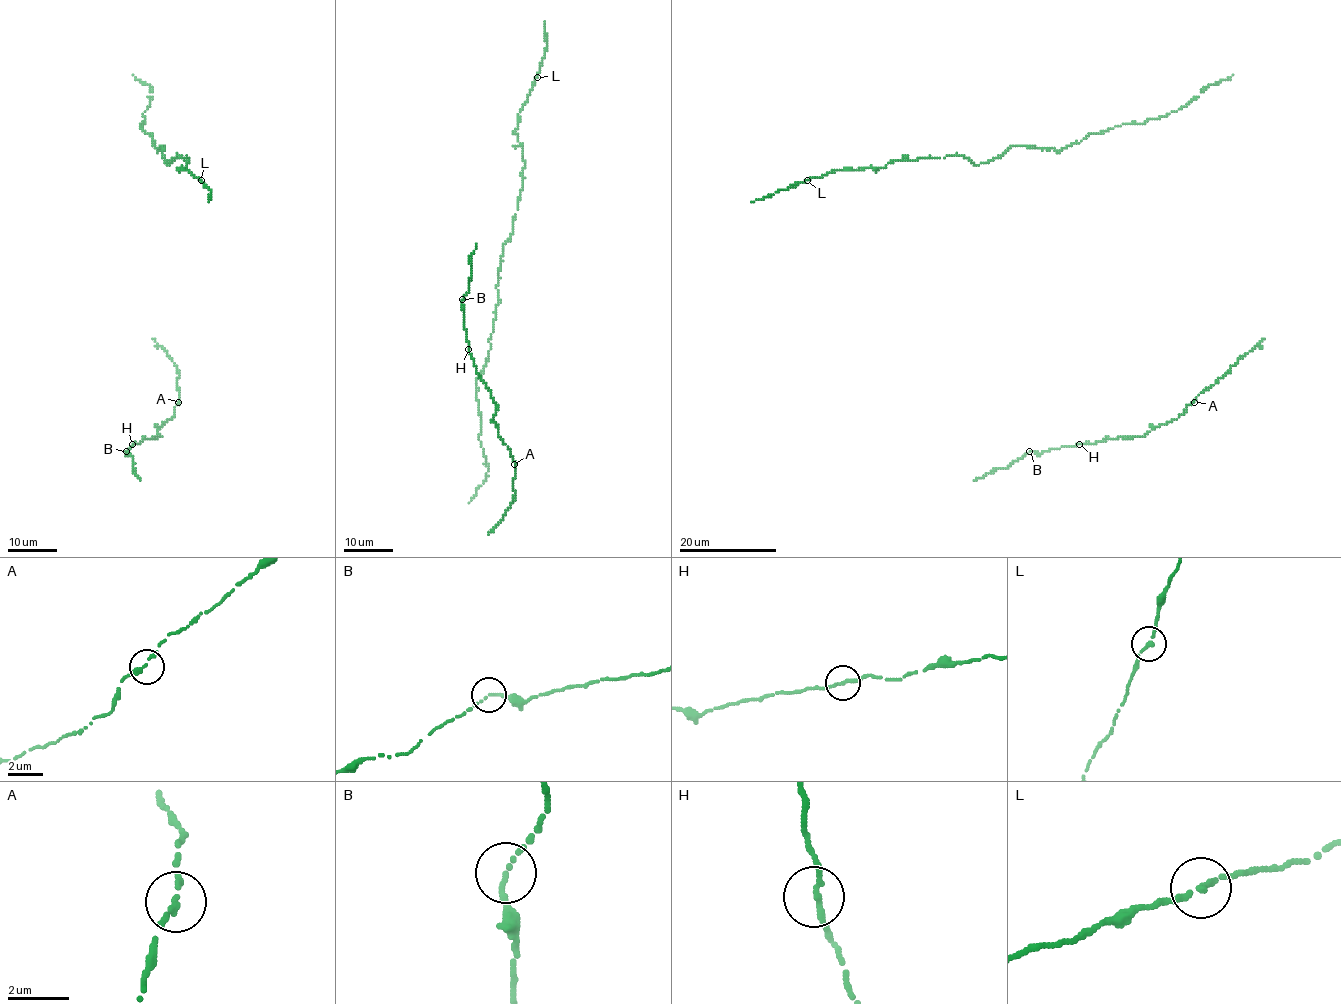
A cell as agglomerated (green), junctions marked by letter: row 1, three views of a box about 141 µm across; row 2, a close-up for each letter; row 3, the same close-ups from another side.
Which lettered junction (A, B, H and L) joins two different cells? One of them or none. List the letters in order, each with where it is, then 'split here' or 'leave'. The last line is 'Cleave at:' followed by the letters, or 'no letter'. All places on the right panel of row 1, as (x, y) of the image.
A: place (1194, 402); leave
B: place (1029, 451); leave
H: place (1079, 444); leave
L: place (807, 180); leave
Cleave at: no letter

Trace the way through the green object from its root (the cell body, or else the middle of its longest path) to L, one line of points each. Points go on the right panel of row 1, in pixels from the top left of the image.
L: (1166, 116), (1090, 133), (1060, 150), (1011, 146), (979, 164), (960, 155), (902, 158), (807, 180)

